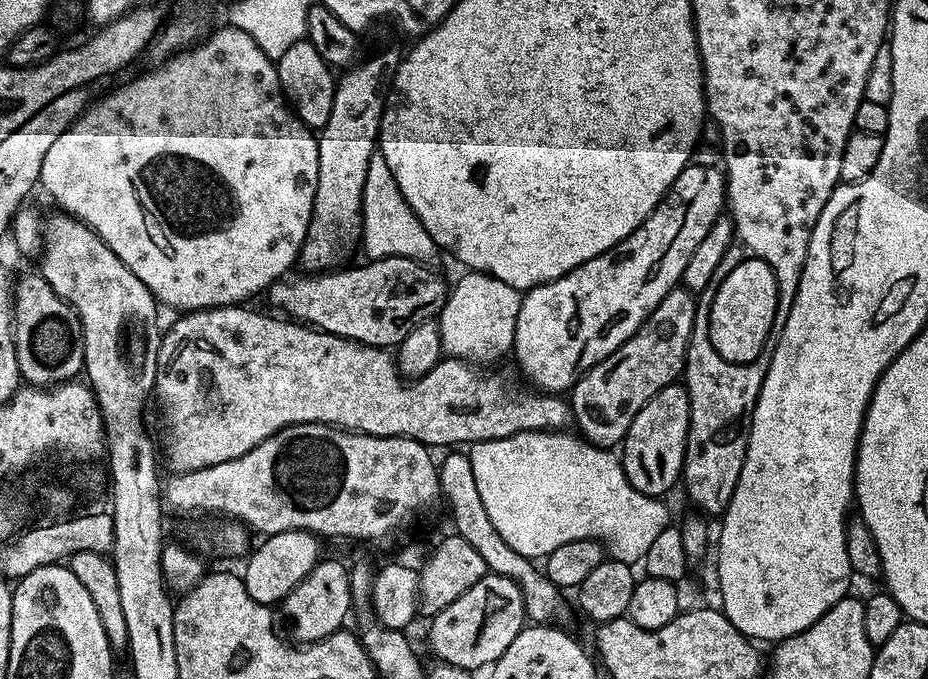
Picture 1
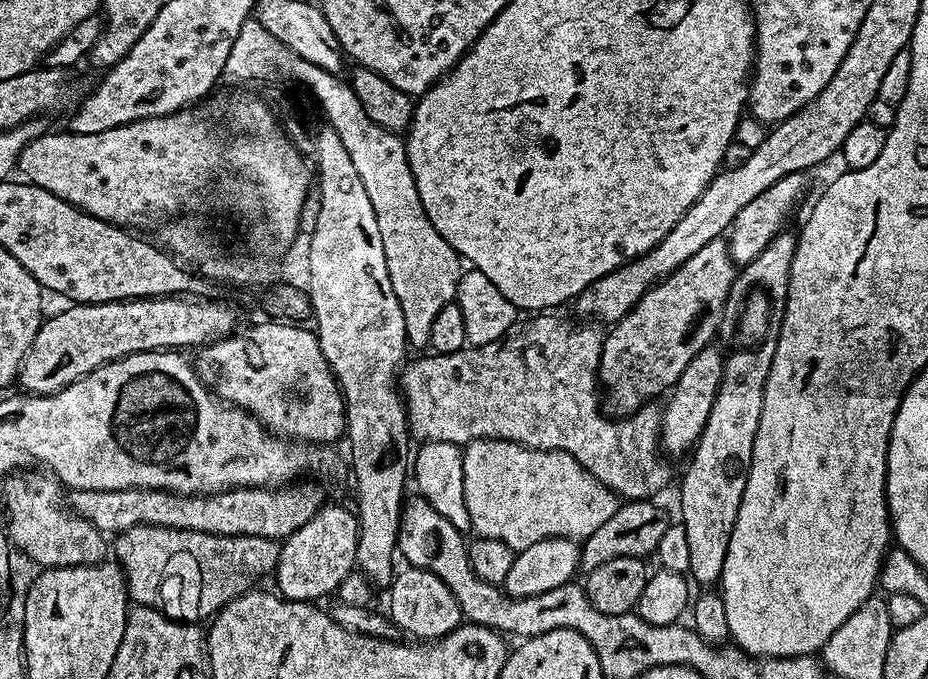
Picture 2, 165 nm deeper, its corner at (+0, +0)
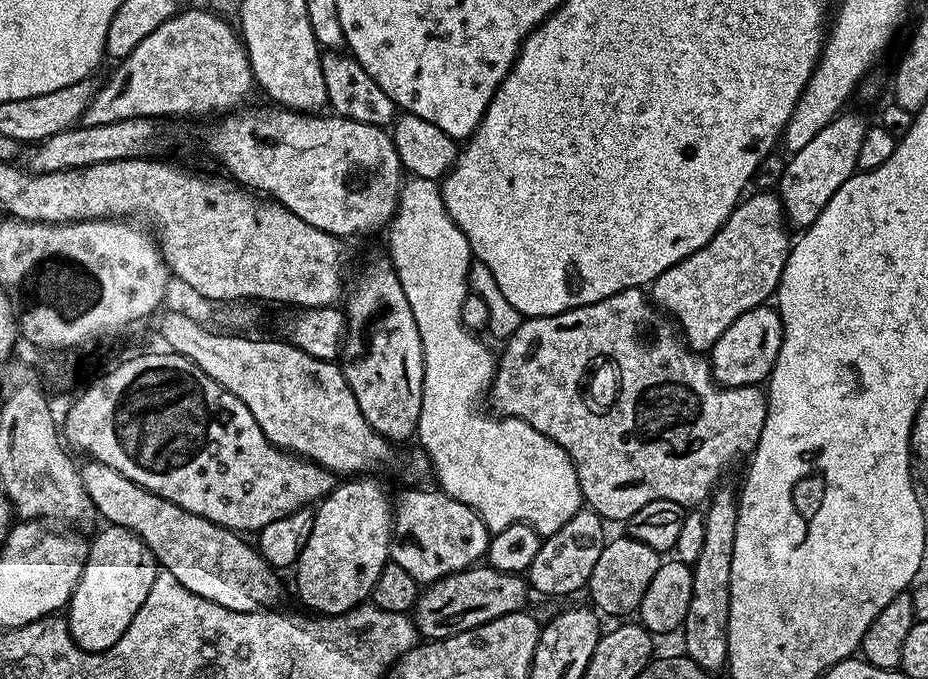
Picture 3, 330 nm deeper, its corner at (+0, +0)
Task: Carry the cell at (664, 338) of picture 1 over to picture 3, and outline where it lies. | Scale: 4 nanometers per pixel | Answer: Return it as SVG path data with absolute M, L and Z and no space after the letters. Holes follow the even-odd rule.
M775 191L756 192L753 196L745 195L730 214L730 218L726 218L718 234L714 234L714 238L710 238L710 242L706 242L702 250L670 266L670 270L666 270L659 278L652 281L651 303L675 321L692 351L707 353L714 346L714 342L722 338L726 326L730 326L734 318L746 314L746 310L756 308L773 299L776 289L780 287L782 270L788 261L790 247L788 232L790 233L790 228L784 215L784 203L780 201Z

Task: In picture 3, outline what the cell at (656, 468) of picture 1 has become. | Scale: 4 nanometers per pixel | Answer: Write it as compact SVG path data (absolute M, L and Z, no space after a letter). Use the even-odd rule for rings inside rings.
M762 303L756 308L746 310L714 342L710 349L712 377L721 388L743 388L745 386L760 386L771 376L778 362L778 352L782 350L784 327L780 321L780 313L775 307Z

